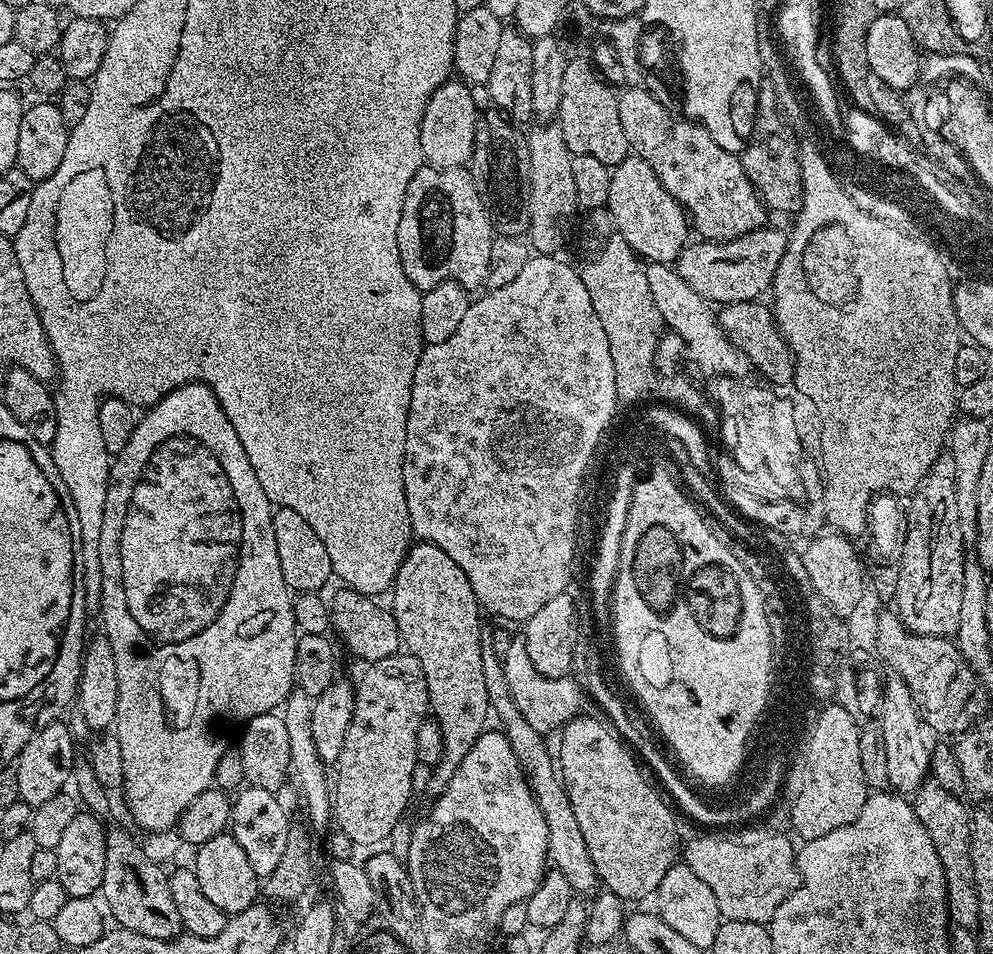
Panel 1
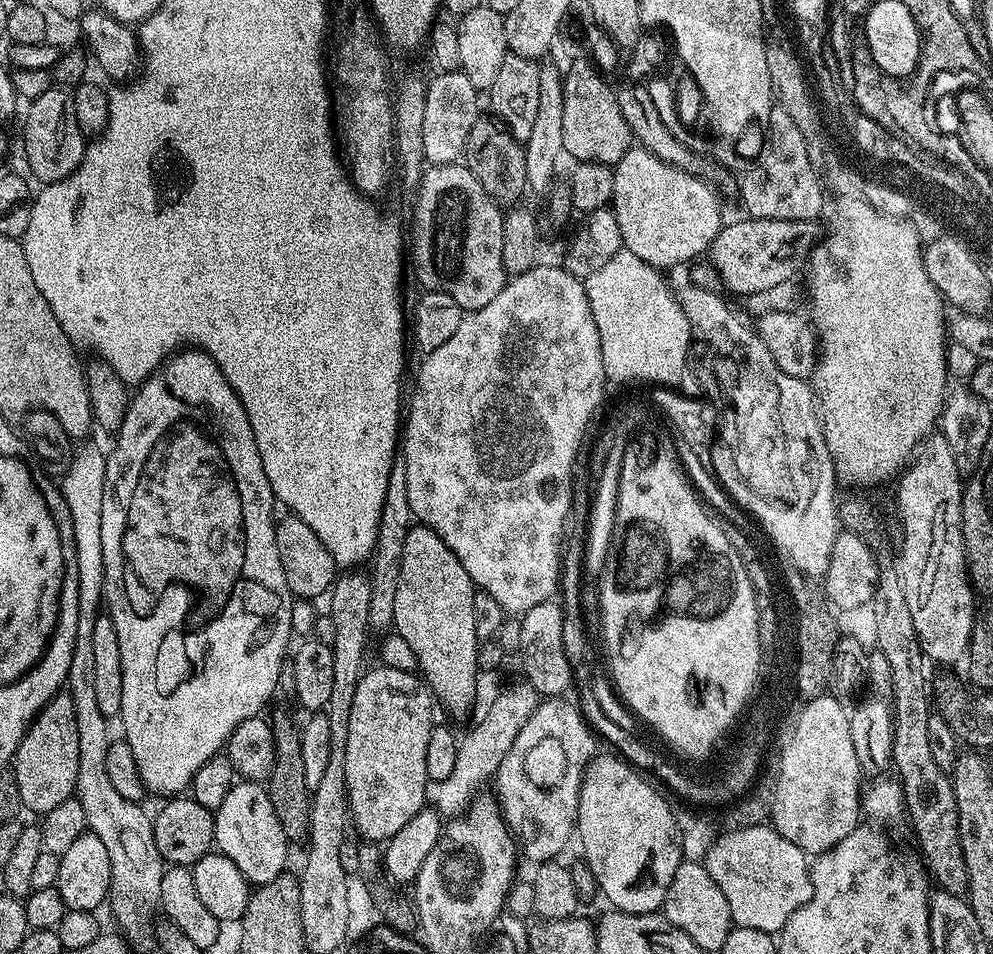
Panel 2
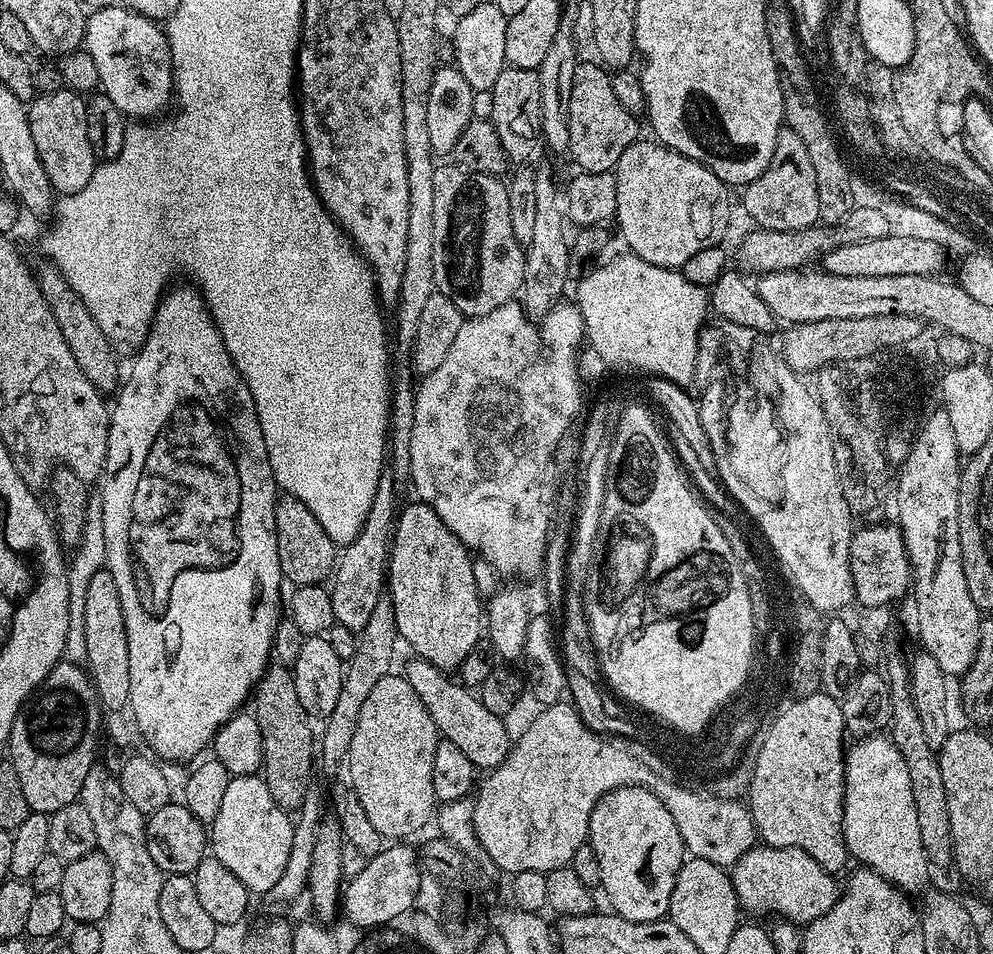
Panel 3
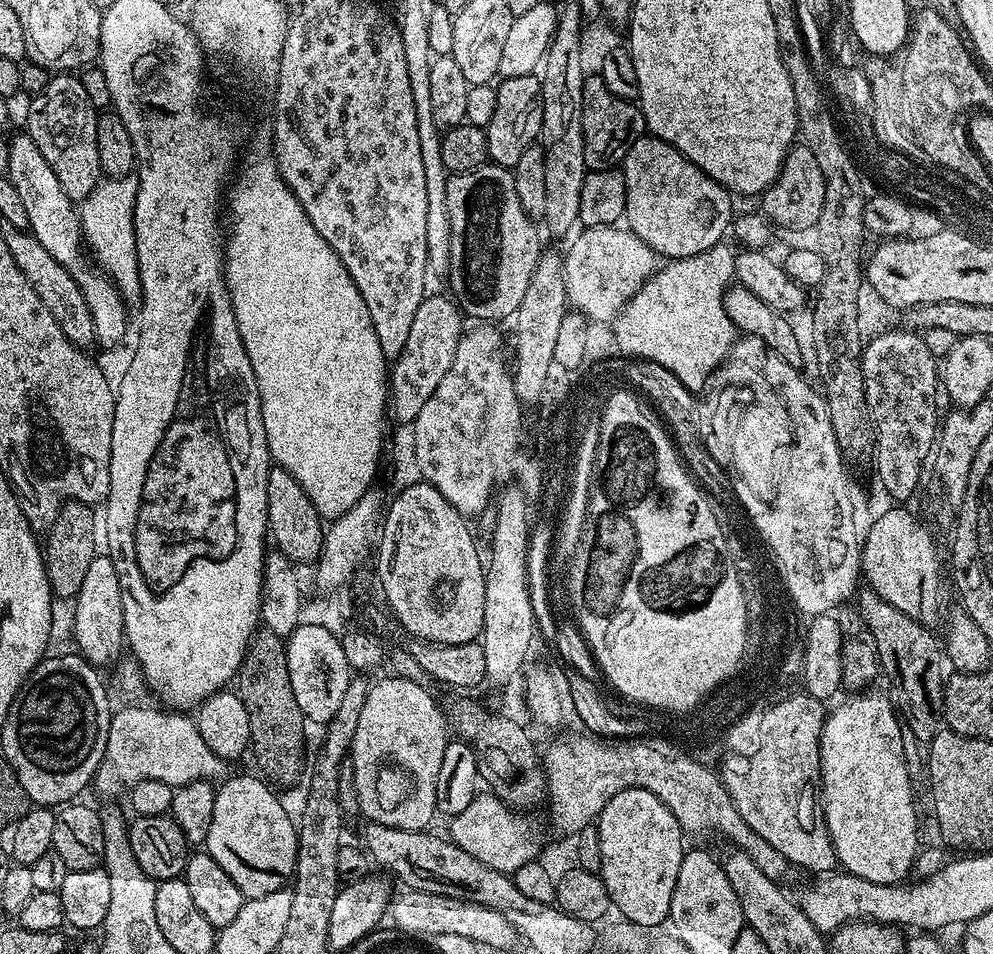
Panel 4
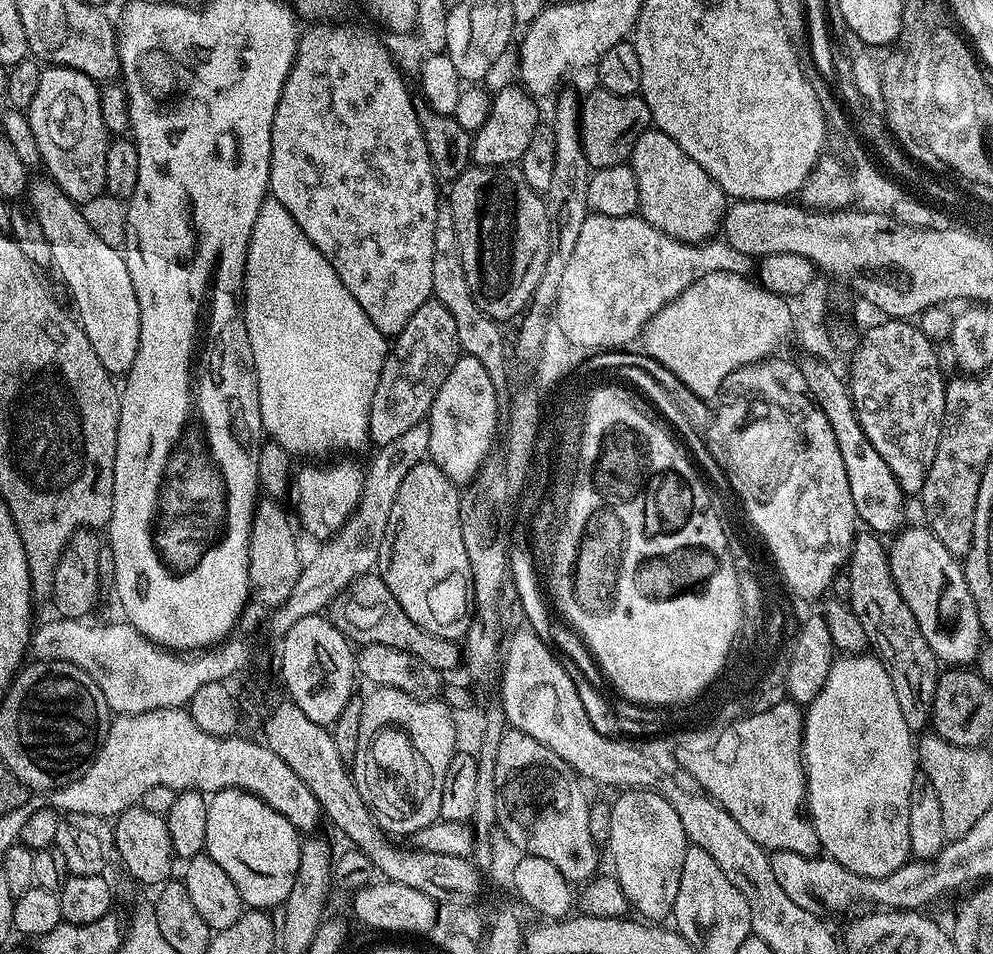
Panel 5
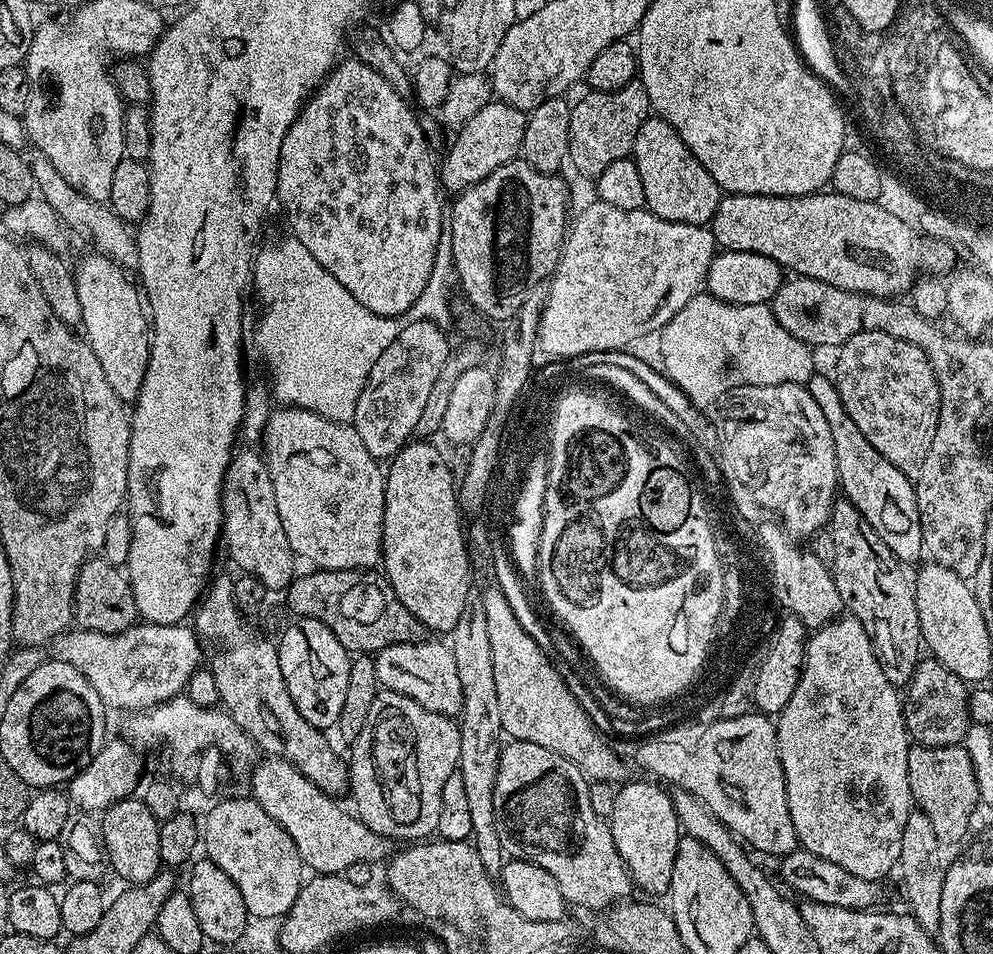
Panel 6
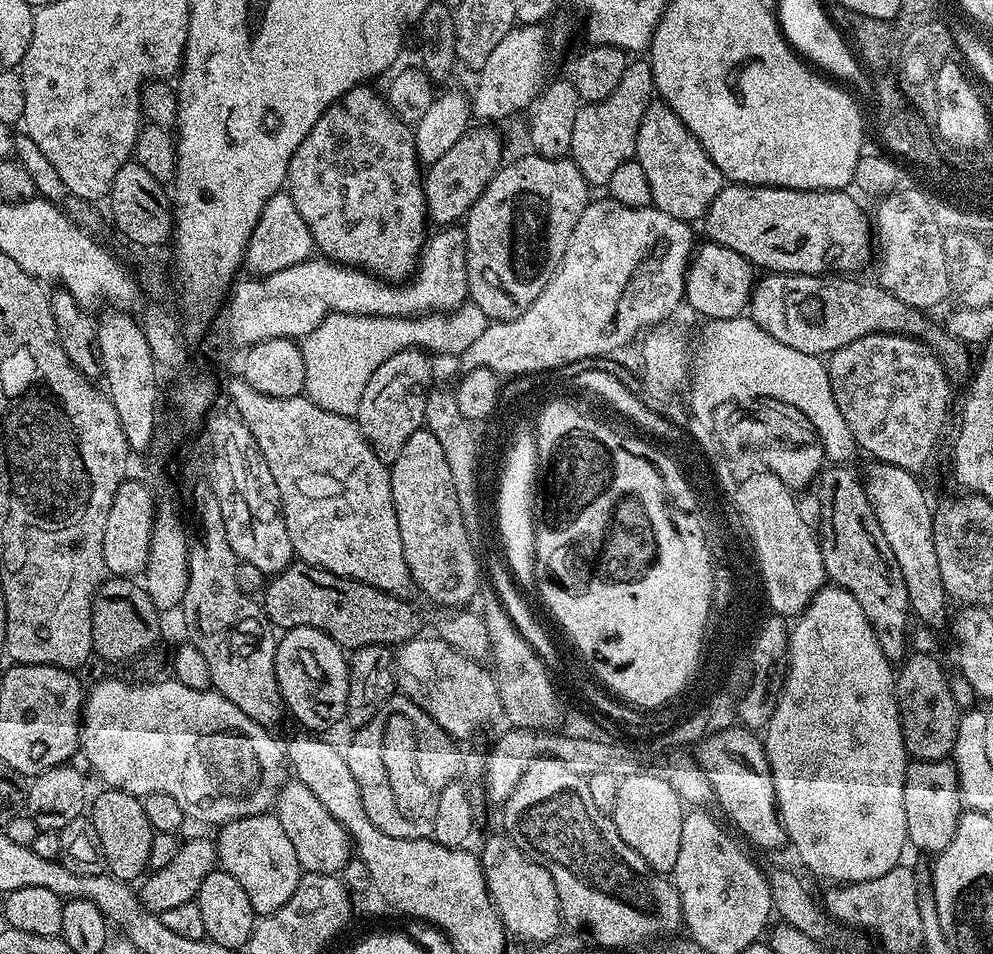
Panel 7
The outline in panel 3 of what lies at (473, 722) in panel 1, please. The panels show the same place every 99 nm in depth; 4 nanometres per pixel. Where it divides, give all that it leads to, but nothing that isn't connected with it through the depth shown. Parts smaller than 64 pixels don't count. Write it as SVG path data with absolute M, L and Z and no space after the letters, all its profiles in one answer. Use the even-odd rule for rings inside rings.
M413 502L399 509L388 549L386 588L393 602L399 639L413 648L421 660L445 670L459 669L460 663L482 640L482 599L474 584L470 549L434 514L428 504Z

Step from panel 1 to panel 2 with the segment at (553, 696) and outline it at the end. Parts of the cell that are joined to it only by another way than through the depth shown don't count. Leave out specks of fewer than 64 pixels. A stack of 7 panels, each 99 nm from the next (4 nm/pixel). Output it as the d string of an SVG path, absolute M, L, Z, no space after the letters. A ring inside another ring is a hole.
M520 682L508 688L488 708L484 721L472 729L468 736L461 735L458 740L458 758L454 760L454 771L450 778L434 780L428 785L427 803L444 818L459 818L468 811L469 804L476 799L484 783L491 781L496 775L499 760L506 750L514 746L514 738L518 738L518 730L526 726L526 718L536 709L538 693L527 682Z

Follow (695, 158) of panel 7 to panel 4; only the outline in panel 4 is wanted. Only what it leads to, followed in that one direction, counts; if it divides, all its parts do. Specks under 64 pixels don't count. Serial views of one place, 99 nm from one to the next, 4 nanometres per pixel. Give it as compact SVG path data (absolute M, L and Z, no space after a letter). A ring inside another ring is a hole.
M642 135L630 146L622 171L626 182L626 227L654 249L657 257L685 260L725 239L724 231L729 231L734 220L733 197L674 146L654 135Z

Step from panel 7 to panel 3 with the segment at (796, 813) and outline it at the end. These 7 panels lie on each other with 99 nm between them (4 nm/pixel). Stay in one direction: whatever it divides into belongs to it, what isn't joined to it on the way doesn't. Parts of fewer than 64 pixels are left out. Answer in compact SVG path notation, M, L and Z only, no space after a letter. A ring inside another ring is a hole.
M877 734L874 736L866 736L855 741L856 745L849 747L846 752L844 761L844 845L848 848L849 857L853 861L859 862L863 867L871 868L873 872L877 872L882 878L886 878L893 886L900 889L905 894L913 894L912 892L920 892L928 884L928 868L930 869L930 861L926 850L922 846L922 834L918 830L918 813L914 802L913 791L910 786L910 775L906 768L906 761L902 758L898 746L894 744L892 739L887 735Z

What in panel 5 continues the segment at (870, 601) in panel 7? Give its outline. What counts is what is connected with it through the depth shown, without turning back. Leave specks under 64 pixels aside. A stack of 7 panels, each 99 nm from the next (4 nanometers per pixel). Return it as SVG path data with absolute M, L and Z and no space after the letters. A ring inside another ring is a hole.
M871 531L862 532L861 536L859 533L853 539L852 552L848 555L846 573L850 578L850 594L846 603L858 622L862 622L868 644L876 647L873 648L875 655L883 662L886 674L890 674L890 686L894 686L902 718L906 718L906 726L916 734L927 729L930 724L938 661L926 638L922 638L922 630L918 630L914 614L910 614L888 572L885 541L880 541L883 539Z

